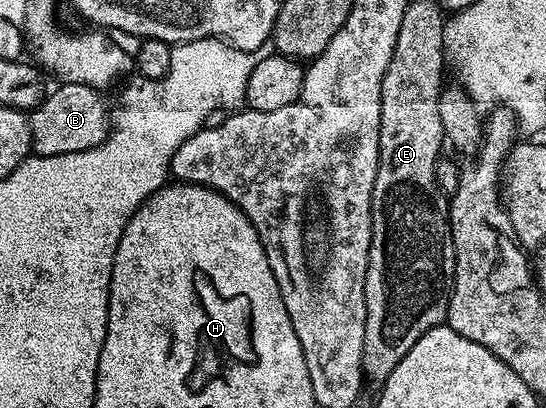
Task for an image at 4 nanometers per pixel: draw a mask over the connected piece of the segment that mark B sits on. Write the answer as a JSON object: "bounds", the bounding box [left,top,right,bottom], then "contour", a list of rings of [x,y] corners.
{"bounds":[29,81,112,155],"contour":[[[65,81],[57,84],[54,92],[29,112],[30,145],[35,155],[67,155],[80,153],[100,145],[112,130],[112,111],[106,108],[101,90],[88,85],[76,85]]]}

